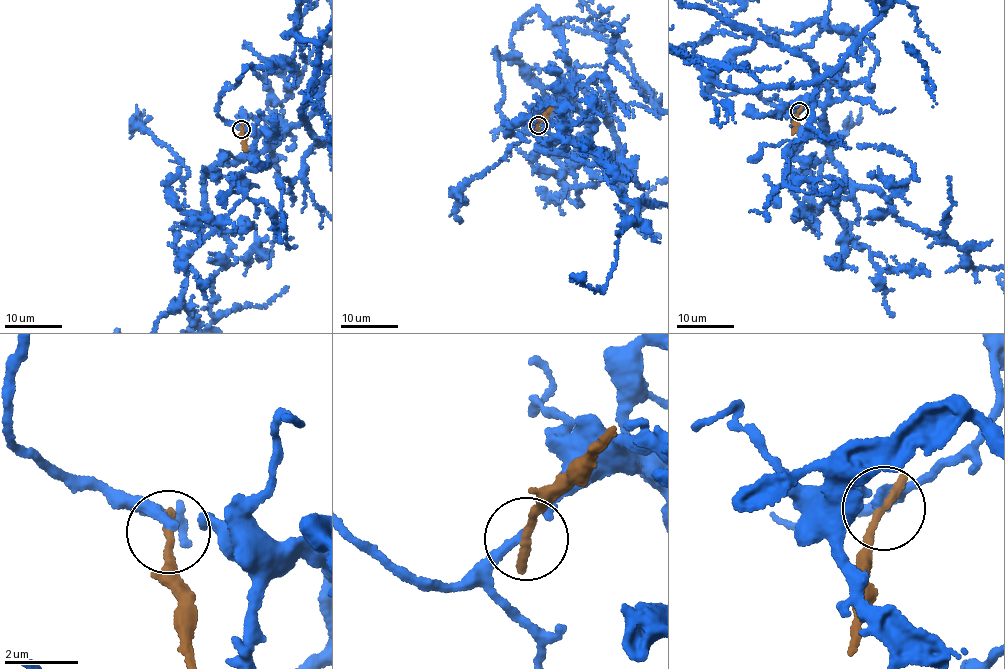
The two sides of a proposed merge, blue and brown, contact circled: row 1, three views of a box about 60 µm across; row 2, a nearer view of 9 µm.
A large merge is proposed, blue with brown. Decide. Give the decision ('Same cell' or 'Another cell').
Another cell

